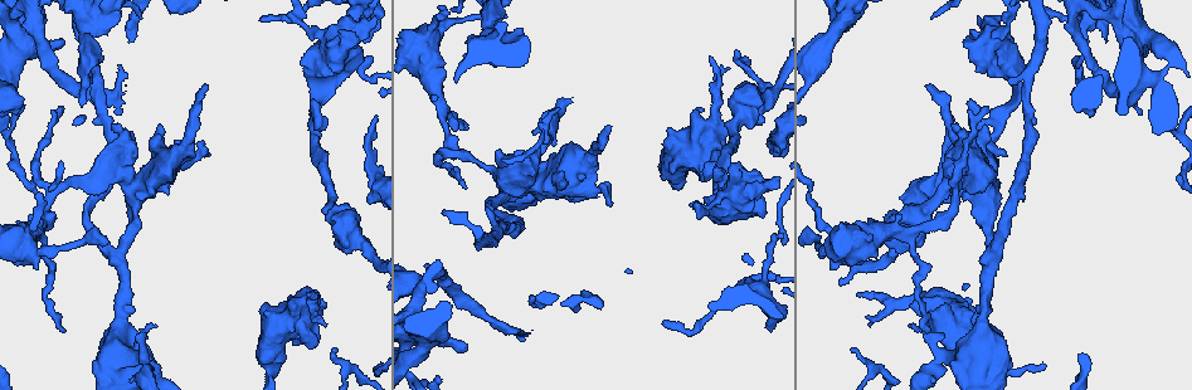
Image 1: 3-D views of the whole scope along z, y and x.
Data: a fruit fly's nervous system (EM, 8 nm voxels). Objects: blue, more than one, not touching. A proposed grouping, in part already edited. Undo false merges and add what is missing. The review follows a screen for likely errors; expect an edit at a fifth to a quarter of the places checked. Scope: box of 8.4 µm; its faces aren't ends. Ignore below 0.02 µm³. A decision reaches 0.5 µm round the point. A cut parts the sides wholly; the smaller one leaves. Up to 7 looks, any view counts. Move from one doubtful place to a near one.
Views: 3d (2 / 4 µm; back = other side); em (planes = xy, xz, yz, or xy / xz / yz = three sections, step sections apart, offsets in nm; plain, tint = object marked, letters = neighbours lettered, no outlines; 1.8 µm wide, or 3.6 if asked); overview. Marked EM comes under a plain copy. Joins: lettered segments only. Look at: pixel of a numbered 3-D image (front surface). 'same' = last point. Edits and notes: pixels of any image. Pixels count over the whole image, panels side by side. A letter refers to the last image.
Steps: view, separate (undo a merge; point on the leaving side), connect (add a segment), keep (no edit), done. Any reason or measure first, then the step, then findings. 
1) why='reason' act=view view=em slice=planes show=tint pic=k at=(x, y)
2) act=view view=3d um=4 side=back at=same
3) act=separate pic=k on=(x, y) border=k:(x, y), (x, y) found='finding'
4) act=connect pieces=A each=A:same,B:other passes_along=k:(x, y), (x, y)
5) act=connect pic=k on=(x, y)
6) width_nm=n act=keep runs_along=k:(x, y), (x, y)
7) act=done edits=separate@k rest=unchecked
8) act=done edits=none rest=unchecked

why='long arm stops here' act=view view=em slice=planes show=letters pic=1 at=(20, 110)

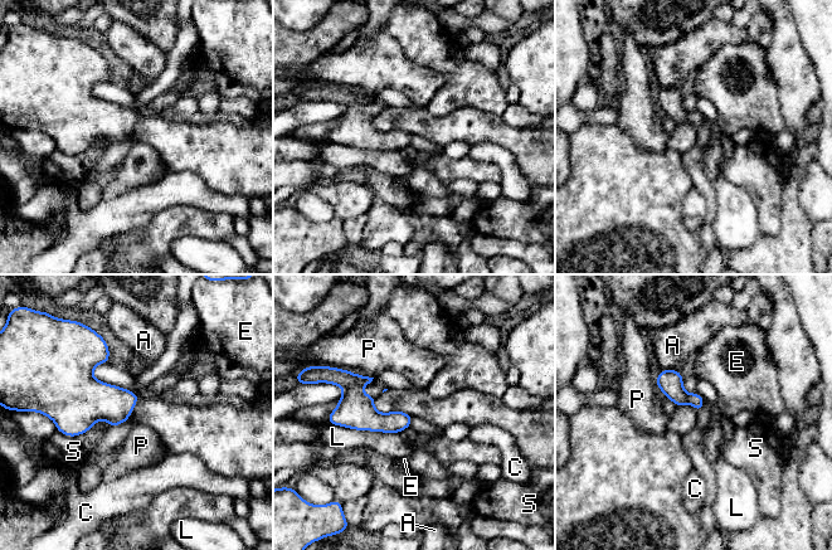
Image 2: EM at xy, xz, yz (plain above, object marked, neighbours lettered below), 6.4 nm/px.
longest_contact=L:460nm act=keep each=A:other,C:other,E:other,L:other,P:other,S:other found='no lettered segment goes on from it'

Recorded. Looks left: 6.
why='calibre changes' act=view view=3d um=4 pic=1 at=(16, 23)

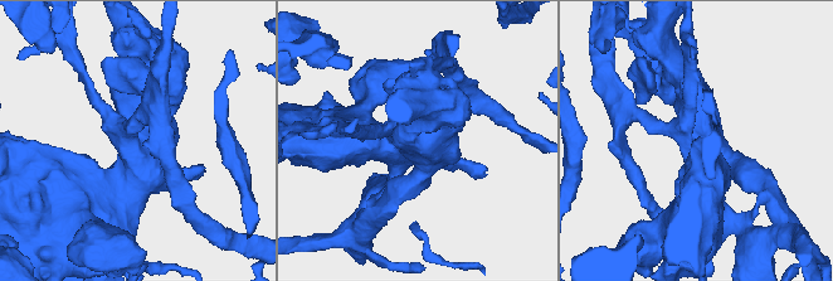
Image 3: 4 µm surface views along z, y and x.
why='need the tissue' act=view view=em um=3.6 slice=yz step=16 show=letters pic=3 at=(706, 135)

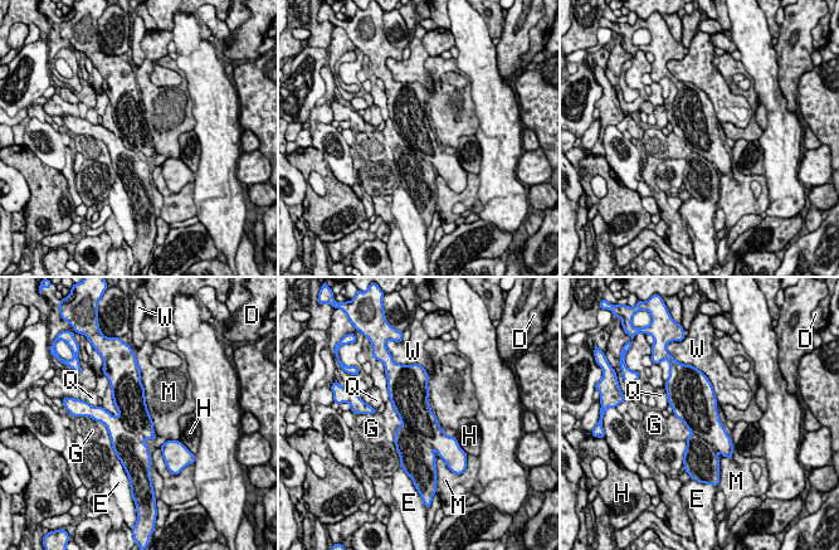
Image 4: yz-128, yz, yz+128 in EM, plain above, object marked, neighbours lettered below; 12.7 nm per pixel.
width_nm=480 longest_contact=M:800nm act=separate pic=4 on=(416, 418) each=D:other,E:other,G:other,H:other,M:other,Q:other,W:other found='a second neuron is stuck on'

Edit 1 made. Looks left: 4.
why='an open end' act=view view=3d um=4 pic=1 at=(363, 42)

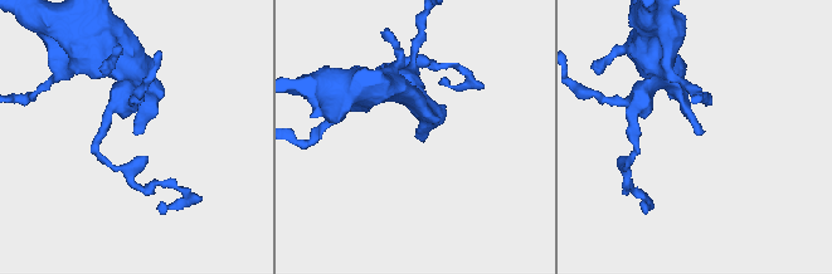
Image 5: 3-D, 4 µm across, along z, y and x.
why='now the EM' act=view view=em slice=yz step=16 show=letters pic=5 at=(694, 131)

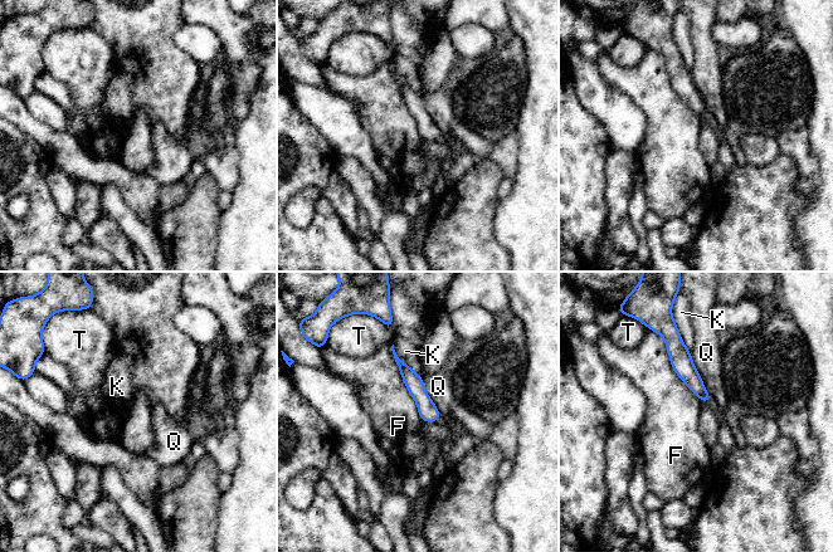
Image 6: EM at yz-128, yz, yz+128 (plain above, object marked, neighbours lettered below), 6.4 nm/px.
why='another direction' act=view view=em slice=xz step=8 show=letters at=same

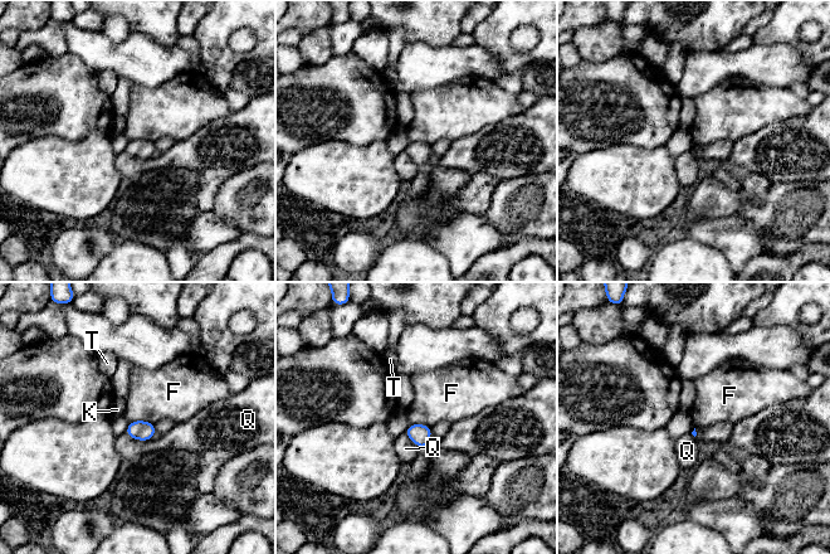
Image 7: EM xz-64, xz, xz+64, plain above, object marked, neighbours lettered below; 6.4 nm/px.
act=keep each=F:other,K:other,Q:other,T:other border=7:(128, 422), (149, 421), (154, 424) found='none of them fits'

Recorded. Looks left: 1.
act=done edits=separate@4 rest=unchecked

